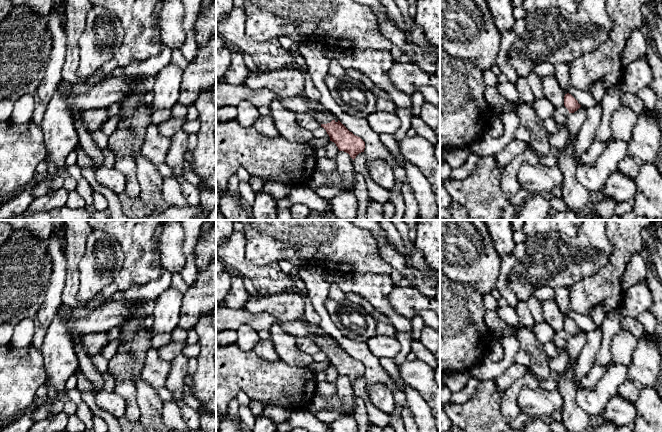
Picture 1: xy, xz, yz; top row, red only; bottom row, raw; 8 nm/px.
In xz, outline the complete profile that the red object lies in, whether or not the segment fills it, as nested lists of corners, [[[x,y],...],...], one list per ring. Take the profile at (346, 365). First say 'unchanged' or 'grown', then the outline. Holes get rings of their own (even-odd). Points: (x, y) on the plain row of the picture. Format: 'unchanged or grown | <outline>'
grown | [[[311,325],[311,332],[319,336],[314,342],[321,347],[330,365],[336,368],[339,375],[348,377],[353,384],[359,377],[364,376],[365,366],[350,356],[337,342],[330,340],[319,326]]]

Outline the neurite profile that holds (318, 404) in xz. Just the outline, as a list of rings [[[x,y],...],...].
[[[316,395],[312,400],[310,405],[307,407],[307,411],[317,414],[322,411],[338,411],[342,408],[341,400],[333,395],[329,398],[324,398]]]

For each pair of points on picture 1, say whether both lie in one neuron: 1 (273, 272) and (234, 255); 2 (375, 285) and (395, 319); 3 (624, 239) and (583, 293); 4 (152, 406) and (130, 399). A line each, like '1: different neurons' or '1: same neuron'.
1: same neuron
2: same neuron
3: same neuron
4: different neurons

